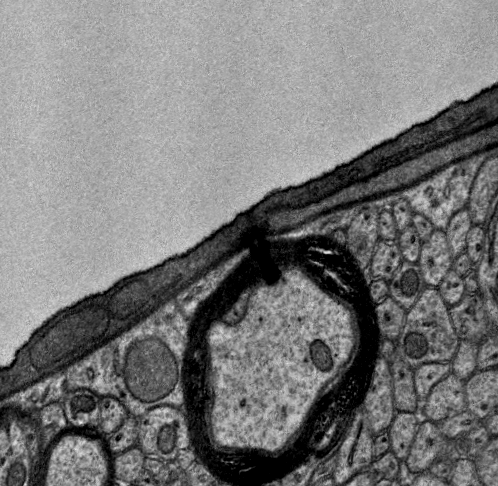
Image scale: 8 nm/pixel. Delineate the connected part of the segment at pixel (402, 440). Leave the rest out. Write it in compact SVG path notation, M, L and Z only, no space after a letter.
M396 412L387 432L390 438L390 450L399 461L404 462L407 458L421 420L419 413Z

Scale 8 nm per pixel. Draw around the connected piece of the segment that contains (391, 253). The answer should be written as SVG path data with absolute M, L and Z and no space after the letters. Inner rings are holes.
M380 239L372 256L367 279L389 281L402 261L402 254L397 242L386 242Z

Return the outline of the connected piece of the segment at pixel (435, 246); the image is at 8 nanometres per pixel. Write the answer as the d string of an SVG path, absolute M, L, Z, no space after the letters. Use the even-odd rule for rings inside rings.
M434 229L430 237L422 242L417 262L426 287L438 287L453 268L453 261L446 231Z

